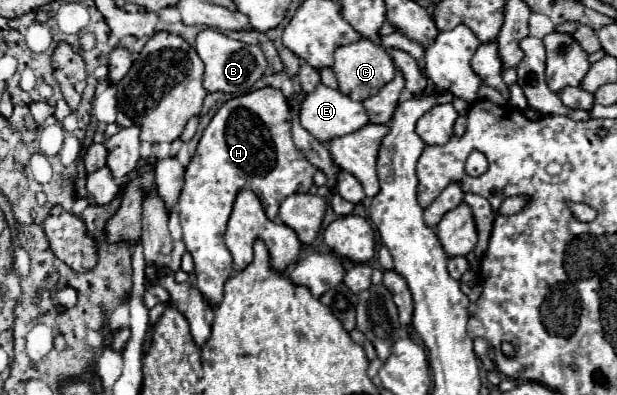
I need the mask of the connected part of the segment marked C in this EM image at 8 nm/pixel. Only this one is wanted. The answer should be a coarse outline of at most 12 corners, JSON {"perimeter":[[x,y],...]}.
{"perimeter":[[368,38],[338,46],[338,88],[358,102],[396,74],[394,60]]}

